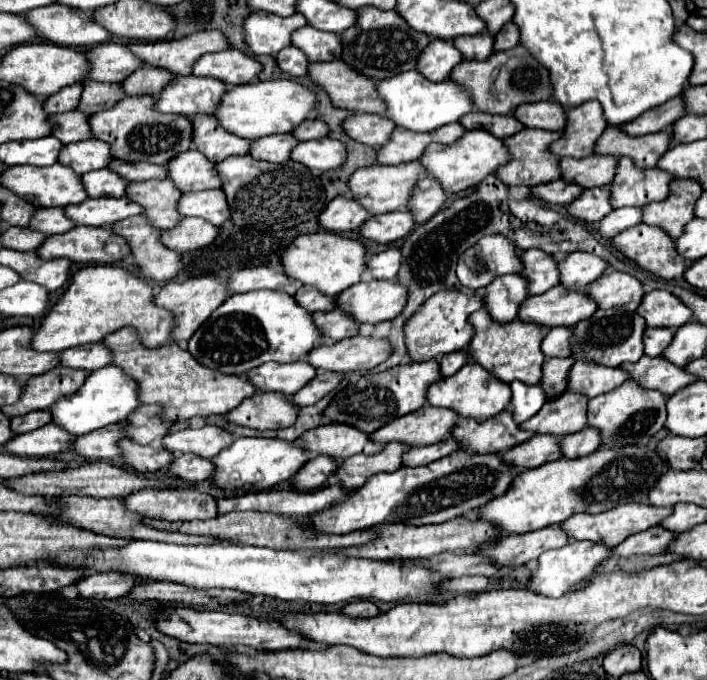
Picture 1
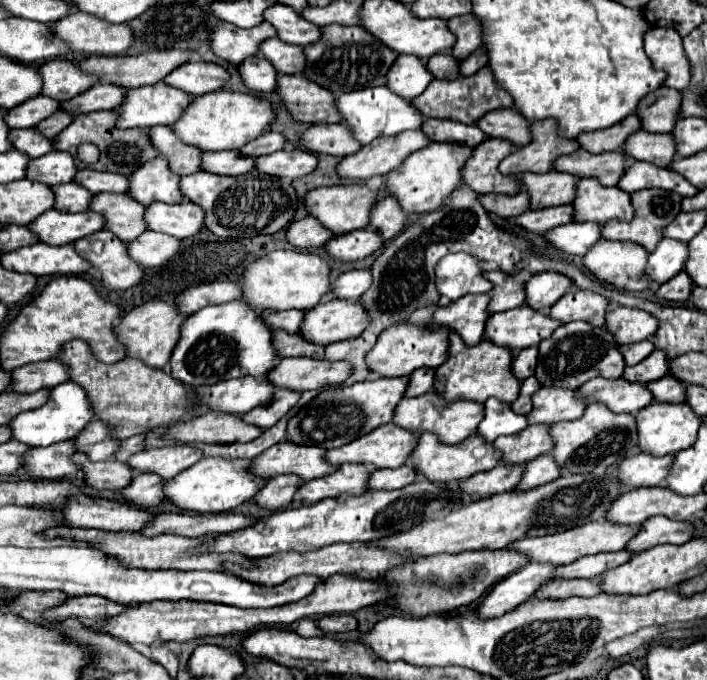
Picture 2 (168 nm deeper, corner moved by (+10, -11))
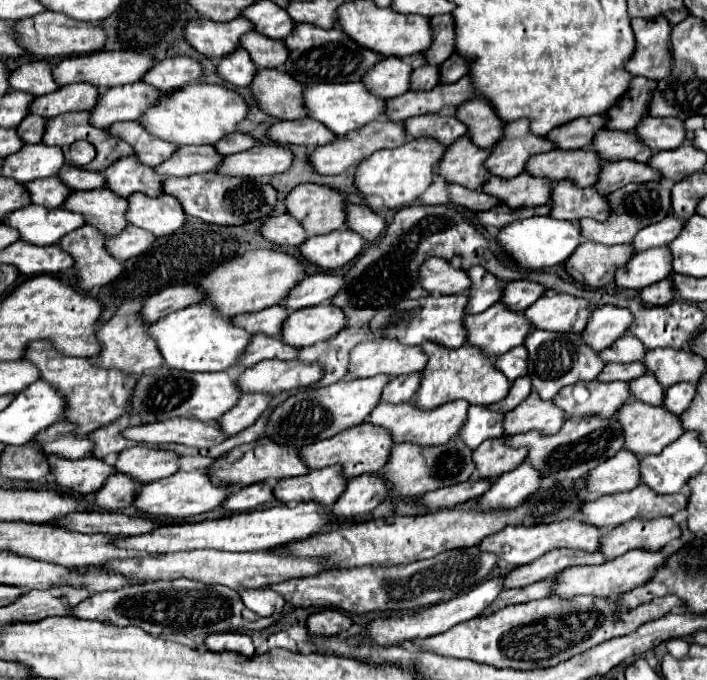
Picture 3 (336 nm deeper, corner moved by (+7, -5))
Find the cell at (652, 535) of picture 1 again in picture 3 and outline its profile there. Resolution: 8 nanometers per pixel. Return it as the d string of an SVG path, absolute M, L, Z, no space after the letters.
M550 550L544 554L544 558L538 558L536 562L530 562L528 566L520 566L504 574L508 582L504 582L504 590L528 586L546 578L556 576L558 572L570 568L570 566L582 566L582 564L602 564L606 558L600 552L582 552L582 550Z

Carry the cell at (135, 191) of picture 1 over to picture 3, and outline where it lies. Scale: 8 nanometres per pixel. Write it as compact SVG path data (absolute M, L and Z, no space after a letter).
M108 188L72 192L66 198L62 208L82 214L88 226L94 226L108 238L120 234L124 230L124 226L128 224L126 222L128 202L120 196L116 196Z

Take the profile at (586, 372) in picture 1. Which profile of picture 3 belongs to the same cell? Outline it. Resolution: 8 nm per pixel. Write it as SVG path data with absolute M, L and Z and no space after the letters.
M530 392L530 396L520 406L516 406L516 410L504 414L504 434L512 436L530 430L538 430L542 434L556 434L562 428L564 420L564 412L554 406L554 402L540 400L538 394Z

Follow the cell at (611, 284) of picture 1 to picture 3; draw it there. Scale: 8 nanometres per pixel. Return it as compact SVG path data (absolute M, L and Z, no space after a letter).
M550 294L538 298L524 310L534 330L582 332L590 318L590 304L568 294Z

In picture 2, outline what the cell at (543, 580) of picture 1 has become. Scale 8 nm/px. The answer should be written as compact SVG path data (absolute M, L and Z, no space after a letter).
M529 562L525 568L517 570L513 576L503 578L493 590L483 598L477 612L485 618L503 616L505 612L513 612L513 608L531 600L543 584L553 580L557 564L541 564Z

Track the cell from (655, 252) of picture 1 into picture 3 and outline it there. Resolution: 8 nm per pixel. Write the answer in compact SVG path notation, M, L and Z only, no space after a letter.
M582 242L572 258L564 264L568 276L584 286L602 288L614 282L614 272L632 258L632 246L604 246L596 242Z

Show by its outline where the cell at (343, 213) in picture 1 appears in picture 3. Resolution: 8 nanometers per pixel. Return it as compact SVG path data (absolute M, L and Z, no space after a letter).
M280 214L272 218L264 218L260 226L260 234L278 246L300 246L308 234L290 214Z

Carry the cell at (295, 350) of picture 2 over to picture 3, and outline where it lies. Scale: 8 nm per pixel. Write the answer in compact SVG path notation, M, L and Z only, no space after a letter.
M264 334L252 336L252 342L248 342L248 350L244 350L244 356L240 356L240 362L236 366L250 368L262 360L294 360L296 348L282 342L282 338L268 338Z

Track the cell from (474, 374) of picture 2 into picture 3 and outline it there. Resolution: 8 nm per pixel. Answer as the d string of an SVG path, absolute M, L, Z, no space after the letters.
M424 342L420 348L428 356L426 366L420 372L420 386L412 398L412 404L416 404L420 410L432 410L452 400L466 400L468 404L488 406L500 402L510 390L508 378L504 378L504 374L494 368L494 358L486 358L478 348L464 344L458 350L450 350L432 342Z

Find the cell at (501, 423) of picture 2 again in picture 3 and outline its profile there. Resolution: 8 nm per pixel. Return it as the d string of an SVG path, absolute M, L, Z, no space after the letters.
M470 406L466 422L462 424L458 438L470 448L478 448L488 438L500 438L504 434L502 428L504 414L492 412L486 406Z

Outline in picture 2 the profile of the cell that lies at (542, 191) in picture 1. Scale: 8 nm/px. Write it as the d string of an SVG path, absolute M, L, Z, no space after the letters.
M525 190L515 194L515 196L485 194L485 196L481 196L481 204L485 206L487 212L495 212L495 214L505 216L505 218L515 218L515 216L521 216L521 214L531 210L531 200L529 200L529 194Z

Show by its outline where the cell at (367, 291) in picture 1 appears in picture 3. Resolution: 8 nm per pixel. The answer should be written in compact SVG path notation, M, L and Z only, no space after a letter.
M324 302L292 312L288 316L288 322L284 322L280 336L284 338L284 342L290 342L288 346L304 348L336 336L344 328L344 324L346 318L342 310L338 310L330 302Z

